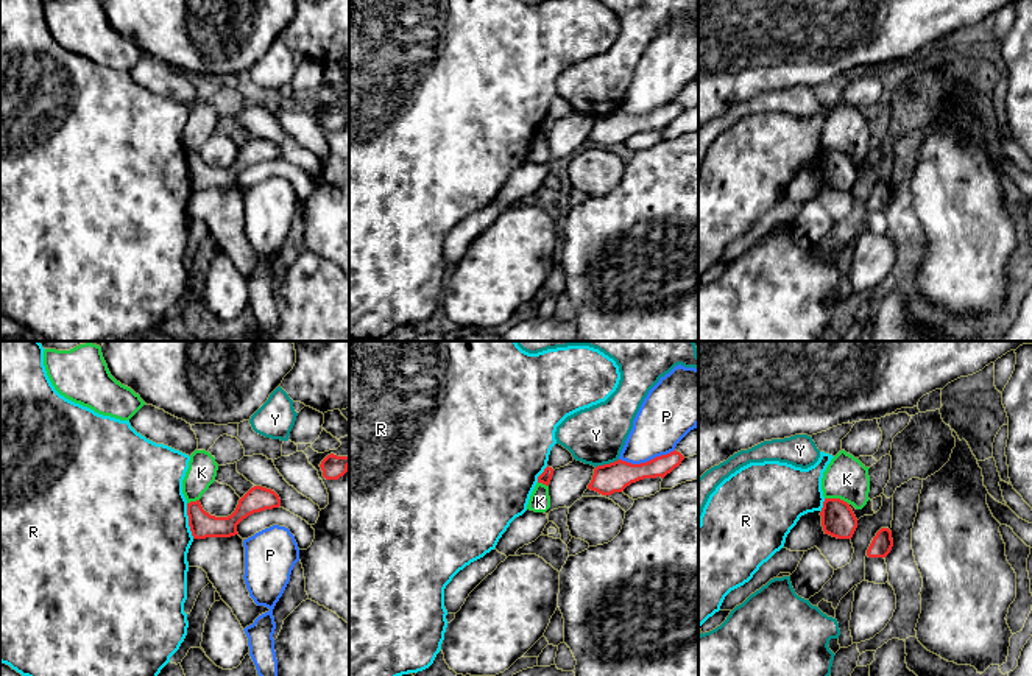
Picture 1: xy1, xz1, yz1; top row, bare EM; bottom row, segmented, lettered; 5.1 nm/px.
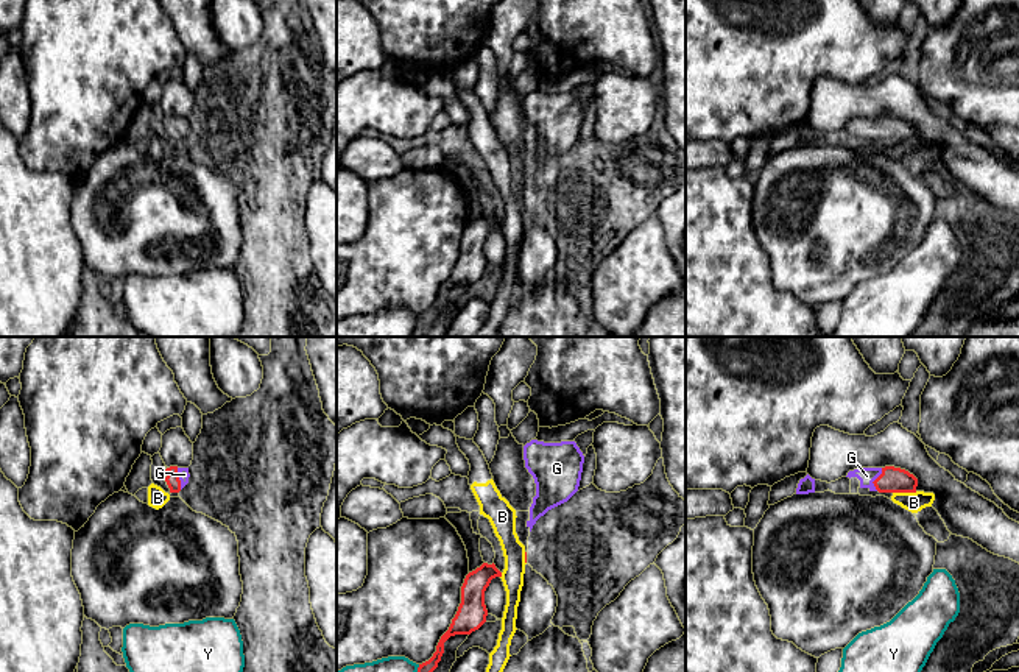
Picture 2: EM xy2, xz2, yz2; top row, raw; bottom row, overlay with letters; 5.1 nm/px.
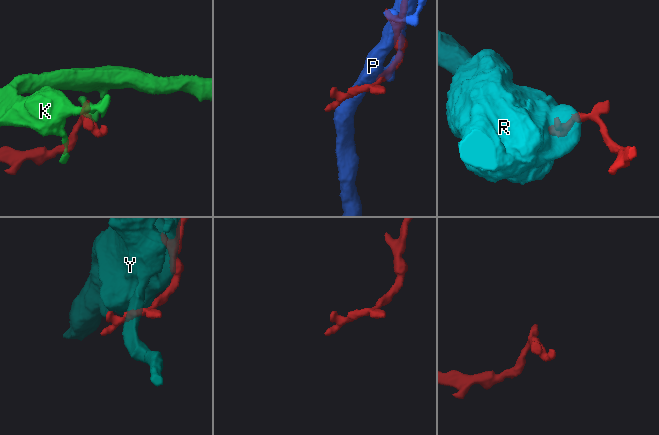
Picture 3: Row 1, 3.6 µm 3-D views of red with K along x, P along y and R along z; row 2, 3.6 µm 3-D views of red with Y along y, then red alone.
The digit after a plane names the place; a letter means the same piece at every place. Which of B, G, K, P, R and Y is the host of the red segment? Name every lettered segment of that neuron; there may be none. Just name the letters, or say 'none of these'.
G

